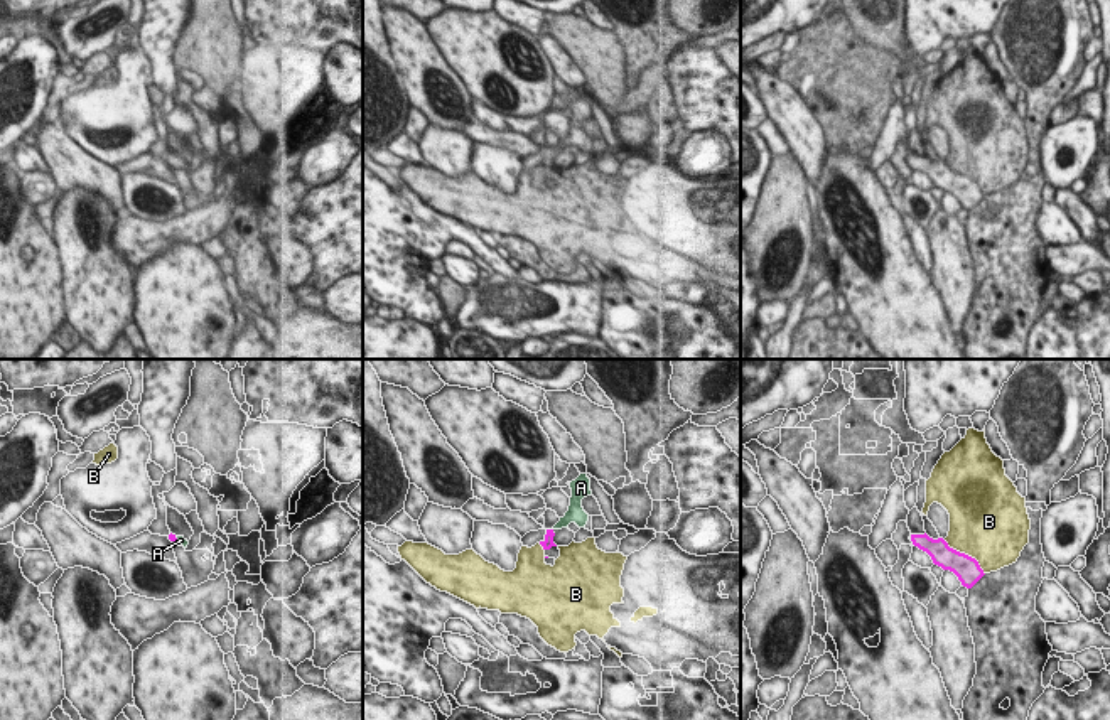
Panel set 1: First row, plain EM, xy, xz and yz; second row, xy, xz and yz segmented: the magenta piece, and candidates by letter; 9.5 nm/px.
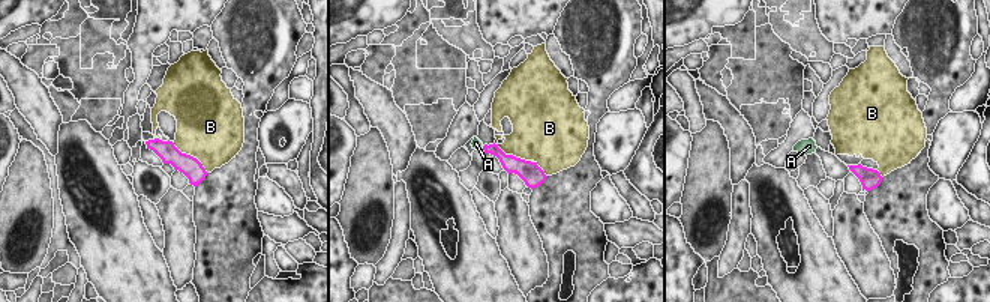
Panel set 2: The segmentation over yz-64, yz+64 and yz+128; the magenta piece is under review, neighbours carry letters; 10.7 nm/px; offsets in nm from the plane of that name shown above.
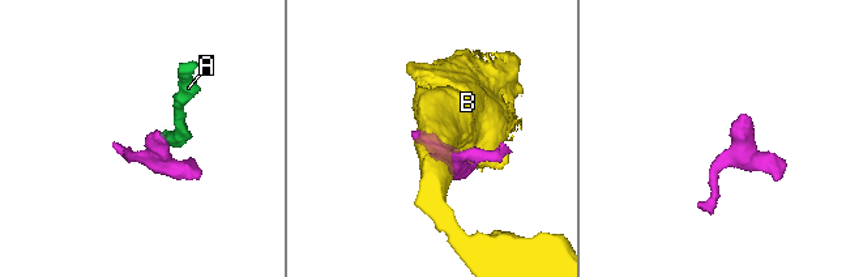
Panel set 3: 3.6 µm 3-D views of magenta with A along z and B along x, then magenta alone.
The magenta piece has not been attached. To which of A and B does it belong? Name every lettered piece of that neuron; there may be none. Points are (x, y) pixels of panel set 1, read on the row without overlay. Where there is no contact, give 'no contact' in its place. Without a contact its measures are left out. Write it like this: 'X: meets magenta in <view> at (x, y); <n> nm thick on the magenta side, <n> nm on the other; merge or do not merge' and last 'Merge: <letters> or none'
A: meets magenta in xy at (176, 161); 60 nm thick on the magenta side, 70 nm on the other; merge
B: meets magenta in yz at (967, 177); 240 nm thick on the magenta side, 480 nm on the other; do not merge
Merge: A

